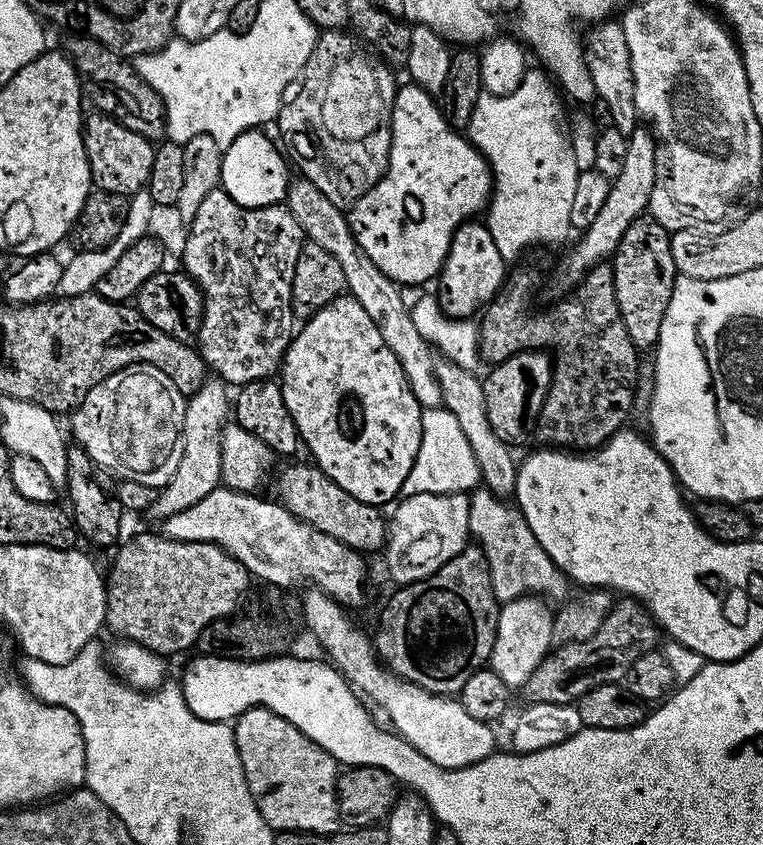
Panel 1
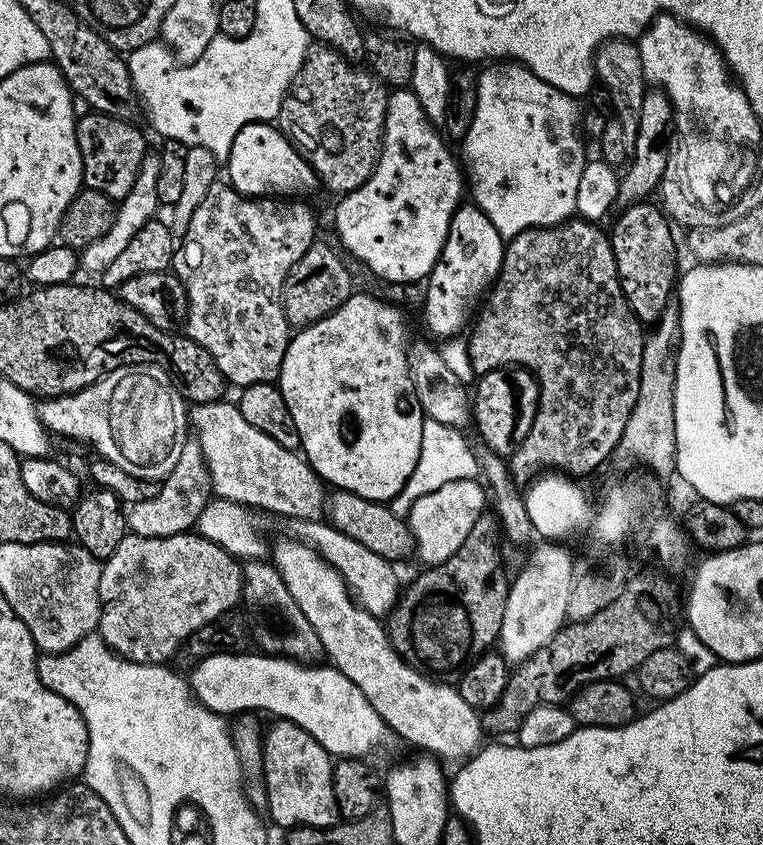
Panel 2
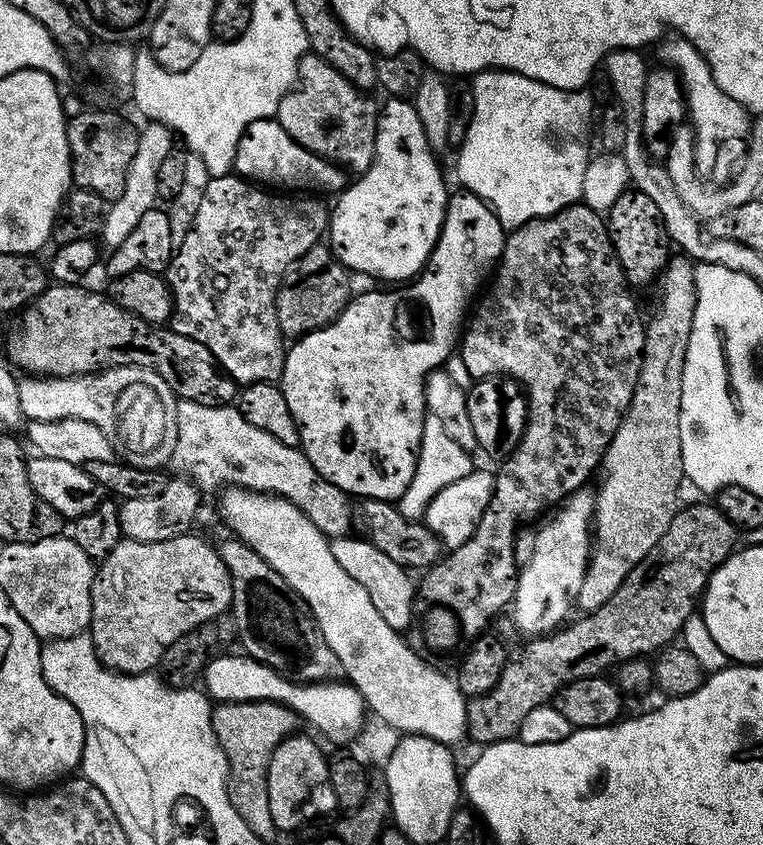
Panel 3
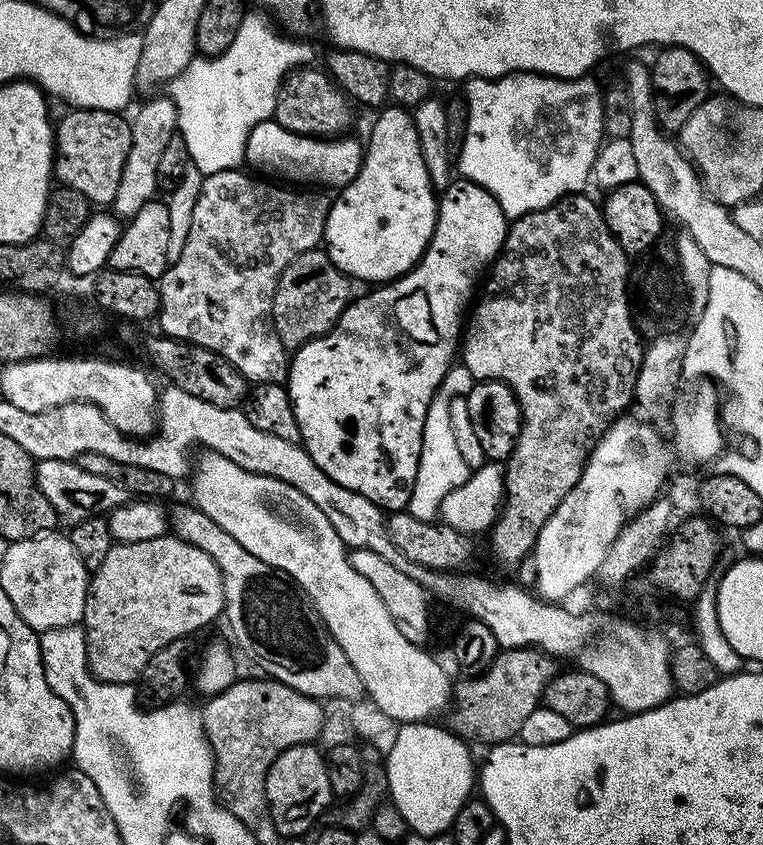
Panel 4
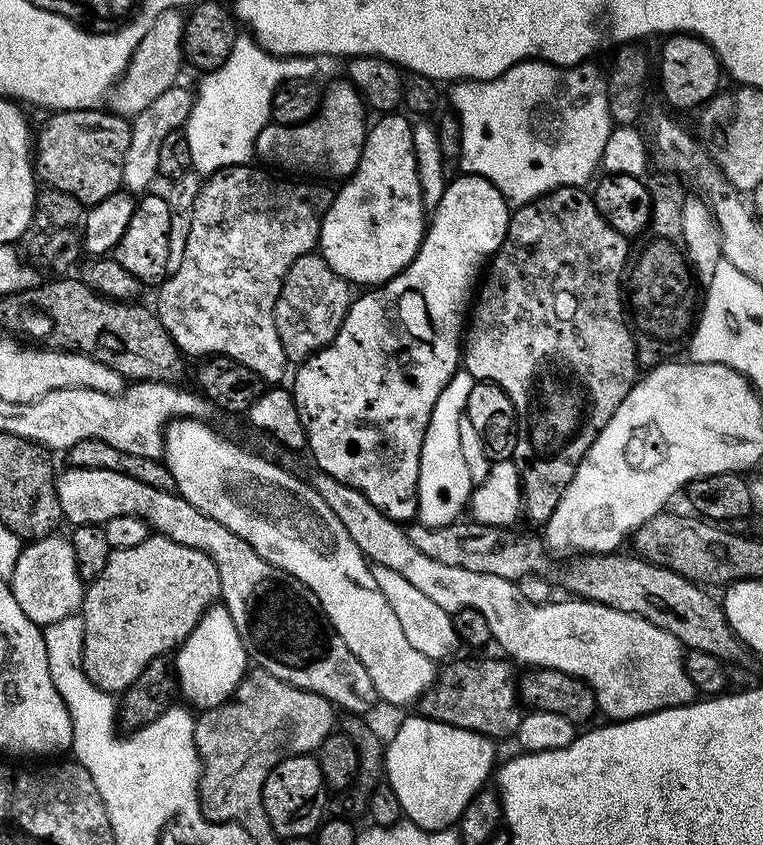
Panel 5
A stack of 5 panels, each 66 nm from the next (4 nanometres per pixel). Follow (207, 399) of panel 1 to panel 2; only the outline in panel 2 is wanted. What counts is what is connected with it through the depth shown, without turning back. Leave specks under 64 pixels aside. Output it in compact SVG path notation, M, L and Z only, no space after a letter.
M195 439L184 441L184 449L170 474L160 484L160 492L146 502L138 502L127 509L128 530L142 538L166 538L189 531L195 525L202 510L213 499L212 483L200 445Z

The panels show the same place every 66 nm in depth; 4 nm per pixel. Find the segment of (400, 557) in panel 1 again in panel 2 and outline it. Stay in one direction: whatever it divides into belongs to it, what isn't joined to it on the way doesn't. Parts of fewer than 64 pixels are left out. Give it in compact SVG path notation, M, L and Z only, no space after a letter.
M479 479L446 482L446 486L438 486L438 490L430 490L430 494L422 494L418 502L408 512L406 521L412 531L416 543L415 559L421 560L421 565L431 566L446 562L462 542L466 542L466 534L486 512L486 488Z

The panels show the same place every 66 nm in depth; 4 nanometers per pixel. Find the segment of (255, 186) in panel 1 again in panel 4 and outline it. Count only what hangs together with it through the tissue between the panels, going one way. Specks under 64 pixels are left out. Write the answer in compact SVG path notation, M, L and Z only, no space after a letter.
M270 119L250 130L250 138L246 138L244 158L249 169L265 177L275 178L280 182L291 182L296 186L319 186L324 190L339 190L354 182L364 161L364 148L361 141L359 144L352 134L337 138L303 136L286 130L276 123L275 119Z

